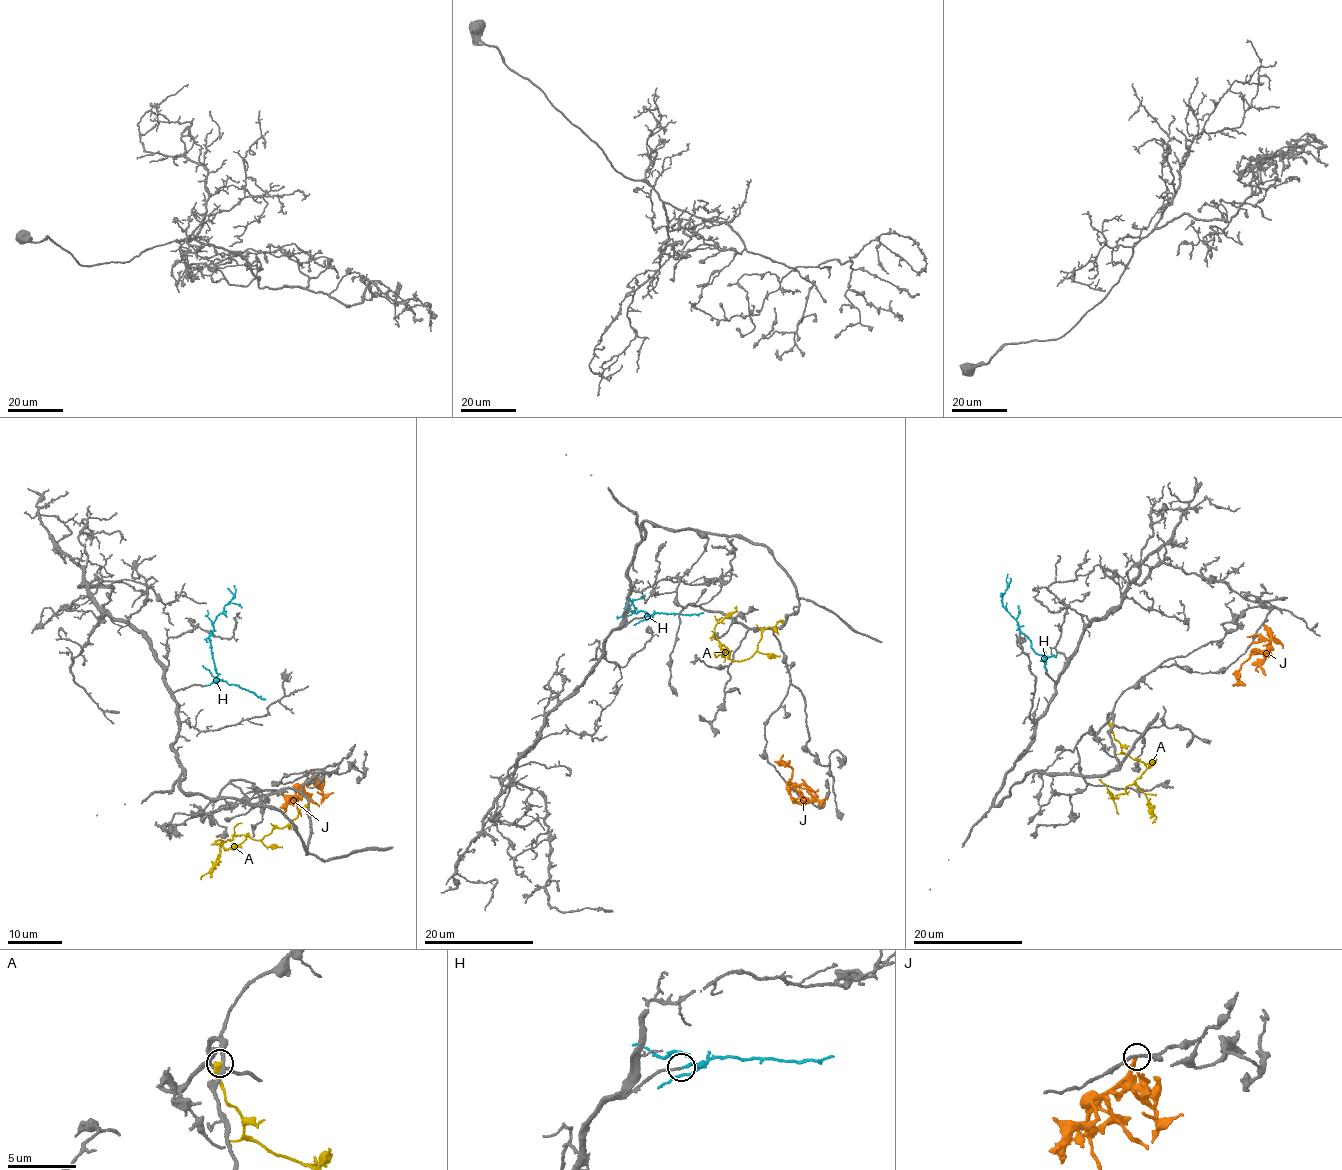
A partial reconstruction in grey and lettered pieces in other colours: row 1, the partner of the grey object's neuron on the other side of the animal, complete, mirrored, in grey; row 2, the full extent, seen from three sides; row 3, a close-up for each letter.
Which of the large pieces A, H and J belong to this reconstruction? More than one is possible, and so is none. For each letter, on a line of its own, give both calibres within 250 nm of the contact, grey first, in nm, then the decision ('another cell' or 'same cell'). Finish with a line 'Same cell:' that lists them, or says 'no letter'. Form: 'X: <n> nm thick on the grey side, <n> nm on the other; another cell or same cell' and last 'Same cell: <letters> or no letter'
A: 280 nm thick on the grey side, 420 nm on the other; another cell
H: 180 nm thick on the grey side, 180 nm on the other; same cell
J: 190 nm thick on the grey side, 260 nm on the other; another cell
Same cell: H

